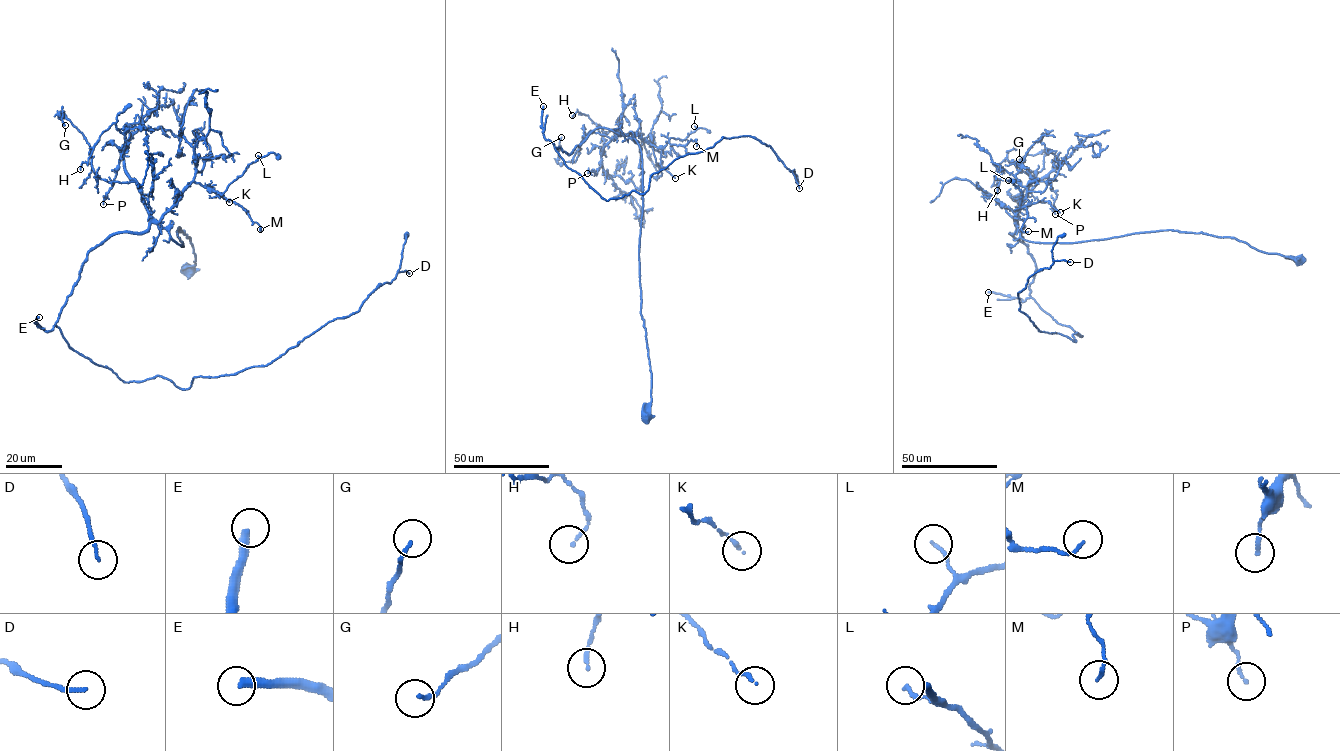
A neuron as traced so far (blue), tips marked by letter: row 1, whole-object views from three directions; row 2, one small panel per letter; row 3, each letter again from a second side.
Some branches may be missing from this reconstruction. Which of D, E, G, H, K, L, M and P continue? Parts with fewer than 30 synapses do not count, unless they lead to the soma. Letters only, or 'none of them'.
E

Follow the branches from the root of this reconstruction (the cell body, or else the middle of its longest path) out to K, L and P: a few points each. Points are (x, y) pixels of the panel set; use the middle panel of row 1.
K: (647, 417), (642, 160), (628, 135), (659, 147), (661, 166), (675, 178)
L: (647, 417), (642, 160), (628, 135), (663, 147), (694, 126)
P: (647, 417), (651, 373), (641, 314), (642, 160), (637, 141), (613, 138), (603, 148), (597, 174), (587, 173)

